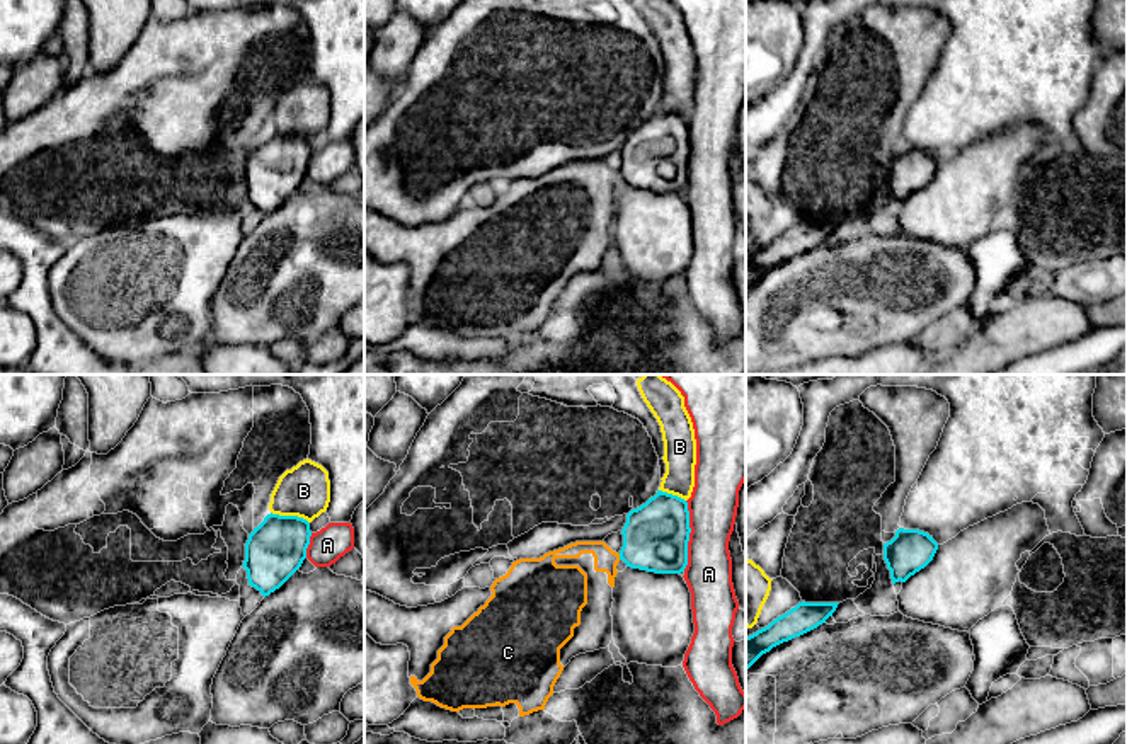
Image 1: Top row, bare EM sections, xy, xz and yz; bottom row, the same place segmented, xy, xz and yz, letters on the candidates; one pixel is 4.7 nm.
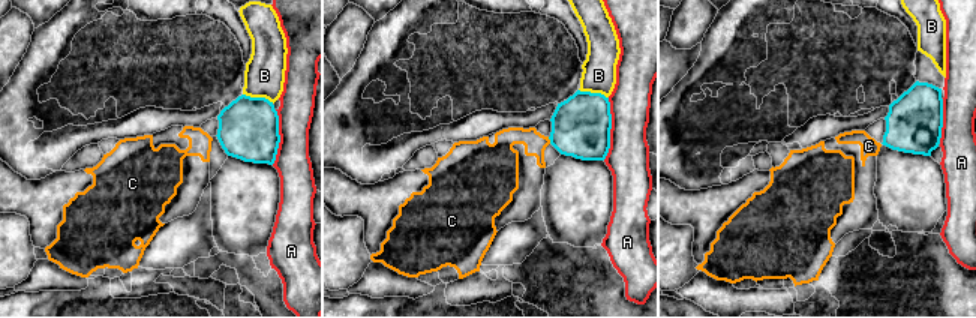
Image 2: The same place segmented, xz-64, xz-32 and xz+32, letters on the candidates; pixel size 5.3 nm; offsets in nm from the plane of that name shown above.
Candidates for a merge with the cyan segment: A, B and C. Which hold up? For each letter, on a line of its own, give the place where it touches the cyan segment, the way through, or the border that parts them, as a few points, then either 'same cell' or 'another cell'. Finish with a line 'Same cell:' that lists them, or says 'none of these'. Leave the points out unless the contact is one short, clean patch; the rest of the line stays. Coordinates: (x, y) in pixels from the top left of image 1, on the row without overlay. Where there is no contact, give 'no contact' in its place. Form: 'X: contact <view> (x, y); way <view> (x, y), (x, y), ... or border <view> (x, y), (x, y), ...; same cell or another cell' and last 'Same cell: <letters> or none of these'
A: contact xz (688, 155); another cell
B: contact xy (290, 135); another cell
C: contact xz (620, 176); border xz (618, 172), (620, 177); another cell
Same cell: none of these

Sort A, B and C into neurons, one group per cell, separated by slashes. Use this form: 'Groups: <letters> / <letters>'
Groups: A / B / C

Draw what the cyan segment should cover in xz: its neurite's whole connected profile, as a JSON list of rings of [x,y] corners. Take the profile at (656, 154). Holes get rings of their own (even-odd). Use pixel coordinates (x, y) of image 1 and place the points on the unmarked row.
[[[657,109],[626,133],[620,179],[647,191],[681,192],[688,184],[689,152],[688,121]]]

